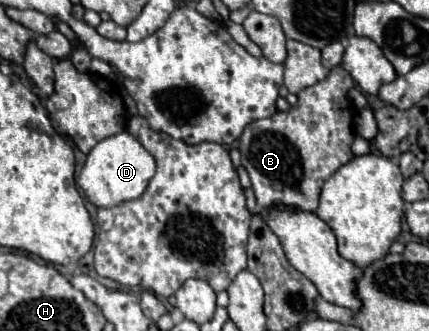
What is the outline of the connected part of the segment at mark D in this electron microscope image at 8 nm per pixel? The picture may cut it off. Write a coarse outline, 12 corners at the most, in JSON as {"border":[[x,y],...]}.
{"border":[[128,131],[88,153],[76,184],[110,209],[146,191],[154,157]]}

